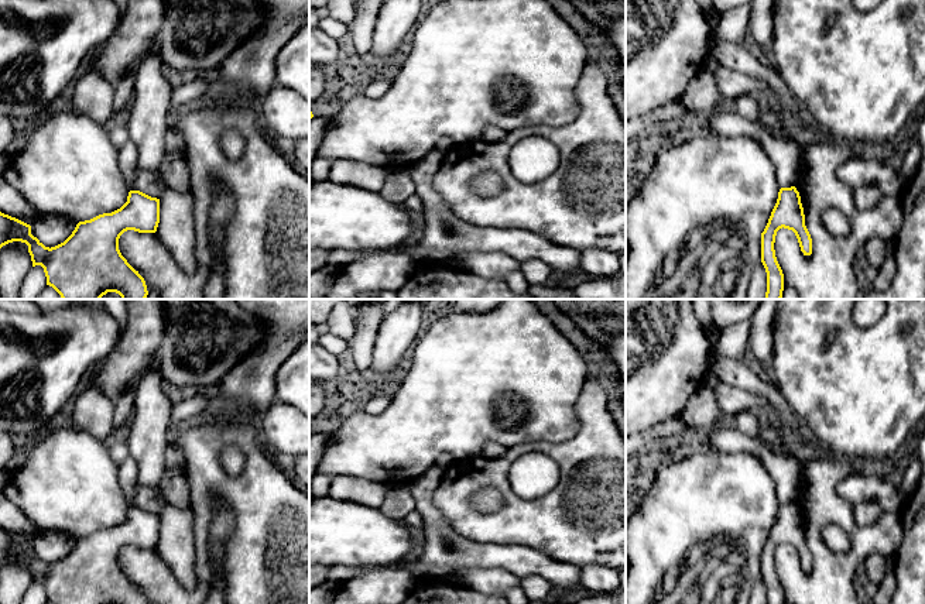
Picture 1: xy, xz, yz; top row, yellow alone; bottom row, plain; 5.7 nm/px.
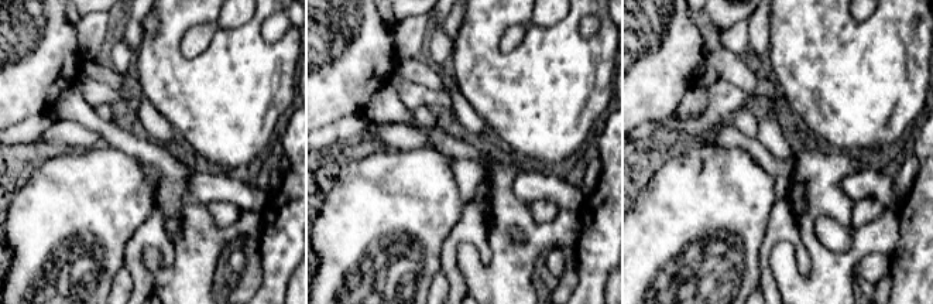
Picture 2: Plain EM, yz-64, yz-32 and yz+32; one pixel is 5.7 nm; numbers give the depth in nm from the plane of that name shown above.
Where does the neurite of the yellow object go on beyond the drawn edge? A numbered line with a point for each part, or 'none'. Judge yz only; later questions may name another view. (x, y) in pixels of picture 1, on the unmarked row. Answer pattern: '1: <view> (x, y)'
none

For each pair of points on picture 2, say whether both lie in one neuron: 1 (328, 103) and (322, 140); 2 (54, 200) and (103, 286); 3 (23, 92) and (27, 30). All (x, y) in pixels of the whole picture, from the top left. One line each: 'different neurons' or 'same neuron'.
1: different neurons
2: same neuron
3: same neuron

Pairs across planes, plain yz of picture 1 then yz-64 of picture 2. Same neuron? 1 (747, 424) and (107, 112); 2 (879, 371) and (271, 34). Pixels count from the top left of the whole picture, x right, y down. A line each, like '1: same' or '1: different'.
1: same
2: different

